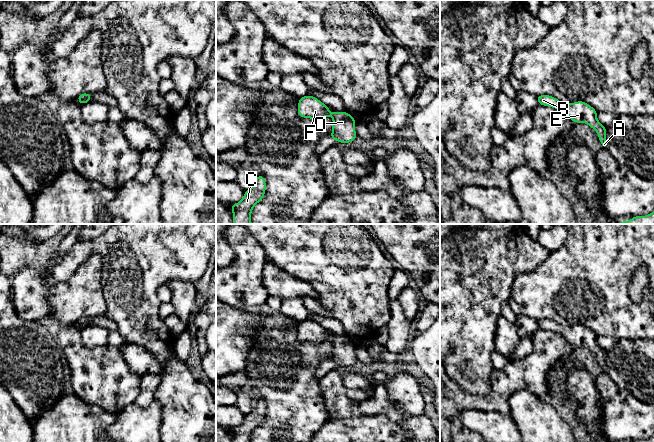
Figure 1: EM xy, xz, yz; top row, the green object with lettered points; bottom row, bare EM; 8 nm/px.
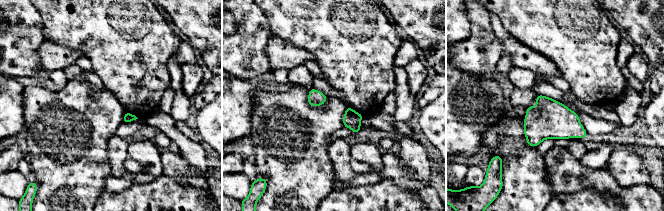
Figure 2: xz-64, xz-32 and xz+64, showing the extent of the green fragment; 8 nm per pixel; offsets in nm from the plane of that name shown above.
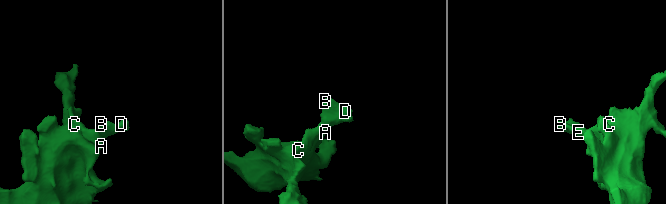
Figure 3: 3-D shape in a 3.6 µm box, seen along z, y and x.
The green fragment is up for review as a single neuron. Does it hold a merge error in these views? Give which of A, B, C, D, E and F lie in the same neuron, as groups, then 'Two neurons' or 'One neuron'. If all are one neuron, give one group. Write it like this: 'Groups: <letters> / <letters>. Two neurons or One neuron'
Groups: A B C D E F. One neuron

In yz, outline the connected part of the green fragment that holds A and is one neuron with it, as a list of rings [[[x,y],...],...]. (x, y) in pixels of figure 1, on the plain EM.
[[[550,319],[536,320],[538,328],[558,333],[567,339],[575,347],[586,347],[593,352],[599,361],[602,372],[607,373],[606,350],[597,343],[597,335],[584,325],[576,325],[572,328],[559,325]]]

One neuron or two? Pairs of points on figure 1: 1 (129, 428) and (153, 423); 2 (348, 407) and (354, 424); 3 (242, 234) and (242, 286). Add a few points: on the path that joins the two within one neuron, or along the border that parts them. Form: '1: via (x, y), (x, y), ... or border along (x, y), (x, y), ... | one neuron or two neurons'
1: via (135, 427), (147, 423) | one neuron
2: border along (375, 414), (329, 419) | two neurons
3: via (242, 247), (242, 273) | one neuron

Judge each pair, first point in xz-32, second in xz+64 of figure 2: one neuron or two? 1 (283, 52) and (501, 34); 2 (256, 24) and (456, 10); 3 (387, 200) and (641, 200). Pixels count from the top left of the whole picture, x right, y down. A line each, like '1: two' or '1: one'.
1: one
2: two
3: two

